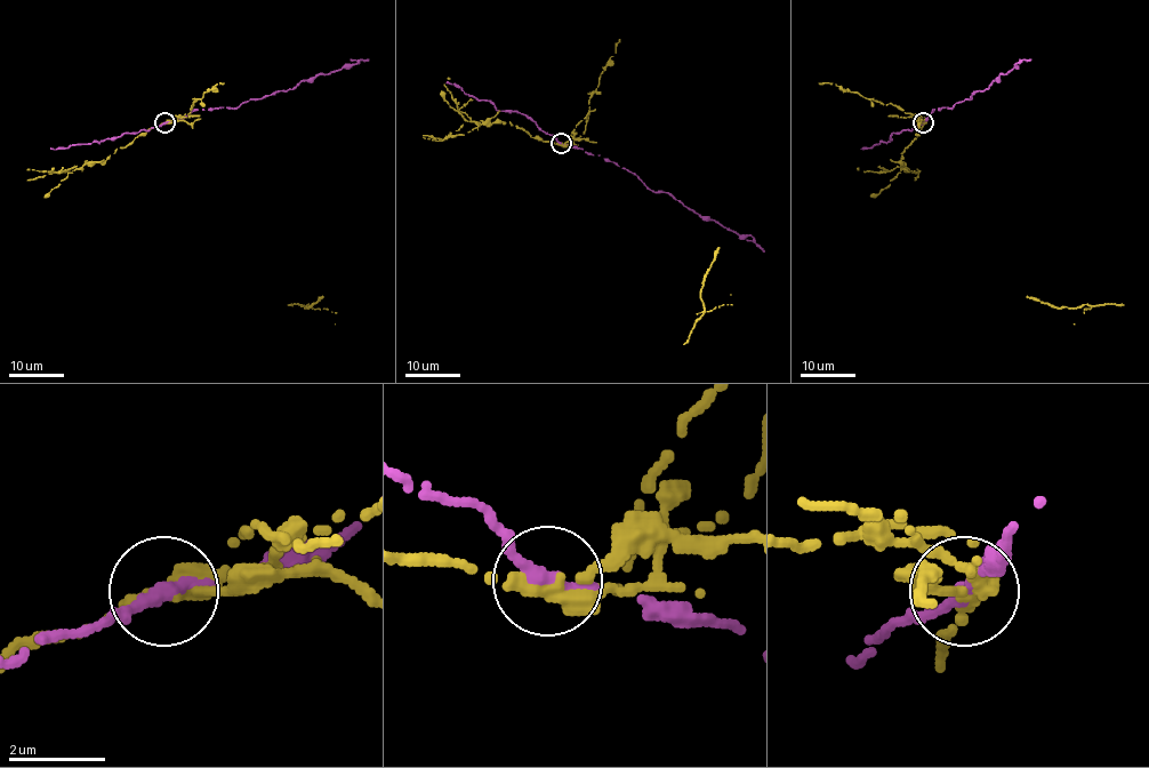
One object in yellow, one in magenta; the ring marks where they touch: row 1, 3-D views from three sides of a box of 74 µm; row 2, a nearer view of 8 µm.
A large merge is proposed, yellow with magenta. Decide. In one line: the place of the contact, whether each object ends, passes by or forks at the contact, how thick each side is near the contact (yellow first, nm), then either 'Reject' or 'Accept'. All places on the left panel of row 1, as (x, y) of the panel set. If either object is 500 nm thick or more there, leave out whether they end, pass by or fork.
Place: (165, 122). At the ring yellow forks. At the ring magenta ends. Thickness 320 nm (yellow) against 400 nm. Reject

